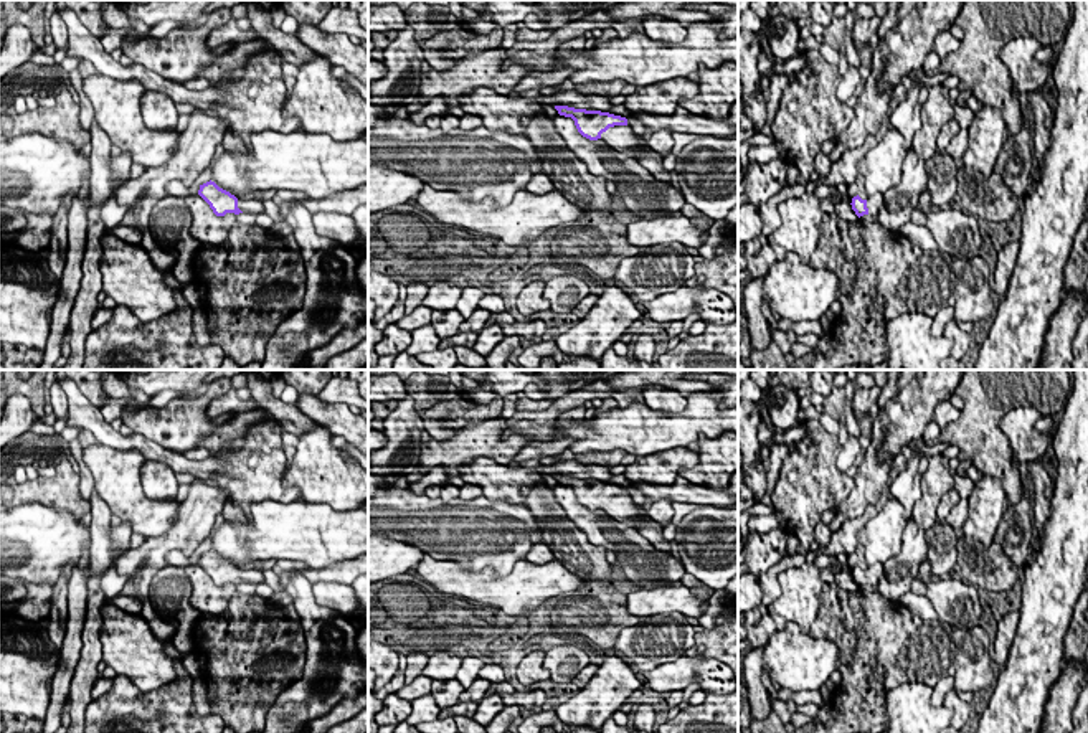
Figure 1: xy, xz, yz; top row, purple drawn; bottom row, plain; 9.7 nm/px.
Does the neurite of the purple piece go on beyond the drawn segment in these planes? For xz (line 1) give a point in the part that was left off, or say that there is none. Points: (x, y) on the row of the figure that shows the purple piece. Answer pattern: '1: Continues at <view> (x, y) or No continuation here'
1: Continues at xz (621, 137)

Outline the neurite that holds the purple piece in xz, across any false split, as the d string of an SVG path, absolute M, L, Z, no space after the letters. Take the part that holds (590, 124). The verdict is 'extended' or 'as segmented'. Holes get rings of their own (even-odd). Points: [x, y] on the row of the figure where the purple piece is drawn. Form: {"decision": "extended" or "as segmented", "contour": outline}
{"decision": "extended", "contour": "M555 106L555 109L560 116L571 117L583 137L589 140L601 139L604 144L627 157L639 160L639 150L647 147L647 140L632 130L626 117L568 106Z"}

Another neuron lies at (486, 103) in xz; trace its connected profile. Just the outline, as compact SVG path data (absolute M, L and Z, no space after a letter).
M479 87L457 96L464 114L475 114L482 125L507 134L525 134L530 121L542 111L542 104L532 97L510 97L492 87Z

